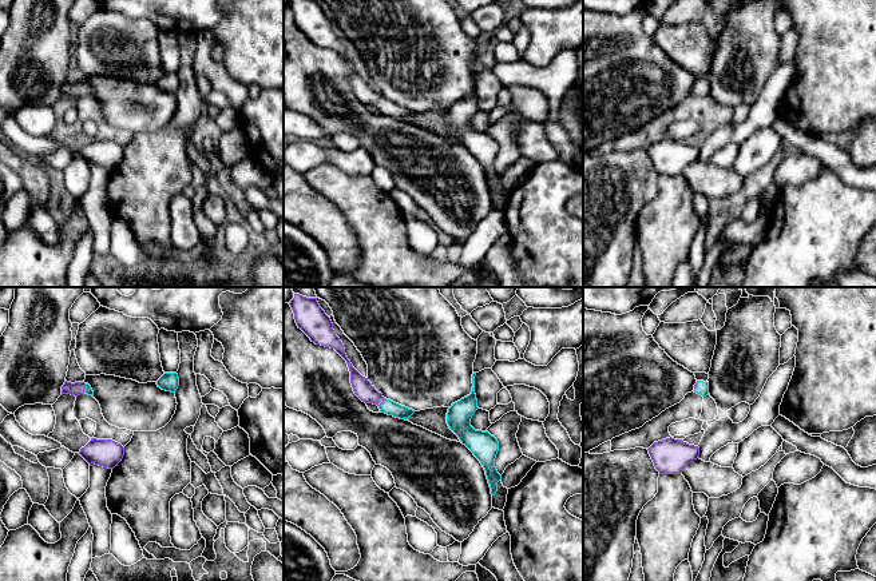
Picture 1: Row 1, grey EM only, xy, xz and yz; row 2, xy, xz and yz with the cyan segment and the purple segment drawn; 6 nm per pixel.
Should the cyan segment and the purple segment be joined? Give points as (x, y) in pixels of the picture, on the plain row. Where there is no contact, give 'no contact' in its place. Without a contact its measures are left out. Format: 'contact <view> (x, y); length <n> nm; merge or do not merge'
contact xz (384, 103); length 70 nm; merge

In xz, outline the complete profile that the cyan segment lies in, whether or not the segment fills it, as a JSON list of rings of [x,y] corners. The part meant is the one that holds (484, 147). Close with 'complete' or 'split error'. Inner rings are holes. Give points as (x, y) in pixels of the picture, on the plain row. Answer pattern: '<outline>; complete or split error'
[[[472,75],[472,92],[469,96],[452,104],[447,114],[447,124],[449,130],[459,138],[463,146],[465,146],[473,156],[480,162],[485,171],[485,176],[491,188],[491,195],[498,192],[498,183],[502,176],[495,168],[495,159],[499,152],[498,140],[488,132],[475,131],[471,127],[471,119],[477,108],[477,100],[475,95],[475,76]]]; complete

